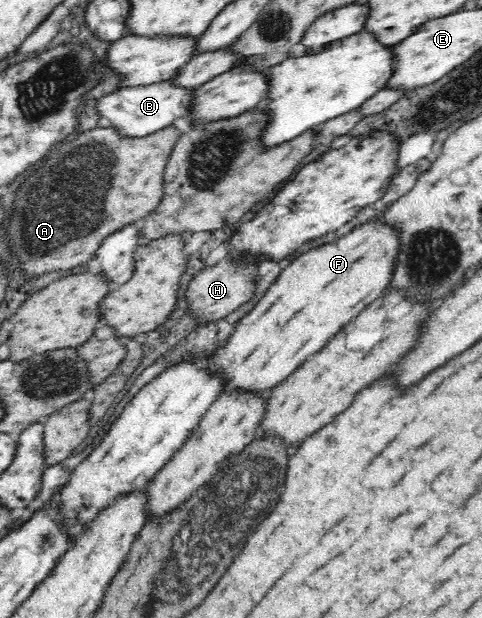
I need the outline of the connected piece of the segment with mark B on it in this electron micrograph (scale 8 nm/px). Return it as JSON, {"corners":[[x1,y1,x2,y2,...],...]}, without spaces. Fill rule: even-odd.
{"corners":[[172,82,120,88,110,95,100,97,95,103,96,114,108,121,110,128,114,128,122,137,144,137,160,131,172,124,174,119,186,115,186,107,192,99,192,90,176,88]]}

